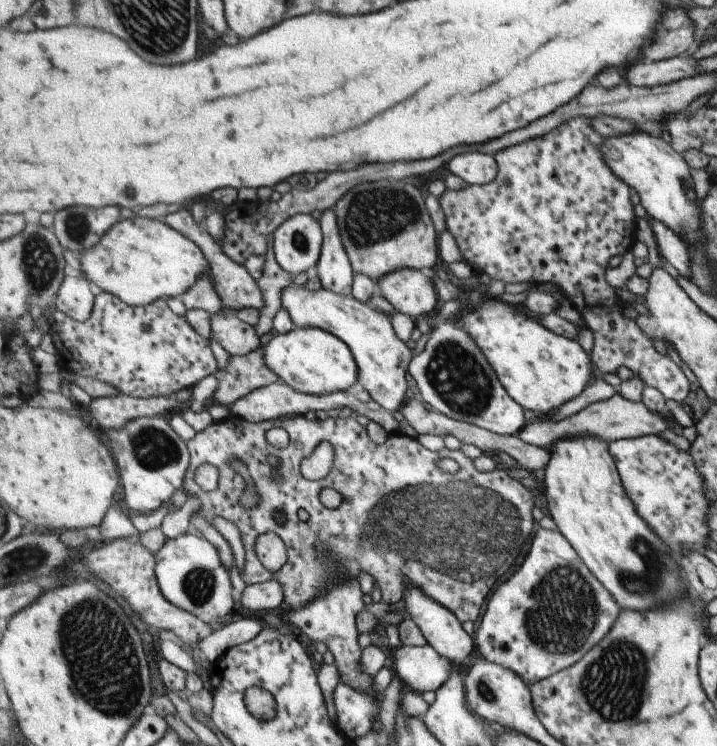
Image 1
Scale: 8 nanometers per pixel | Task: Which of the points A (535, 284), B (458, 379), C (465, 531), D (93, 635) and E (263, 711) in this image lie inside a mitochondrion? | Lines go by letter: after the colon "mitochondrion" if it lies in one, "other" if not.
A: other
B: mitochondrion
C: mitochondrion
D: mitochondrion
E: mitochondrion

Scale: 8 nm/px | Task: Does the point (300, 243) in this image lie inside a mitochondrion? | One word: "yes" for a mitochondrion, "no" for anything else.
yes

